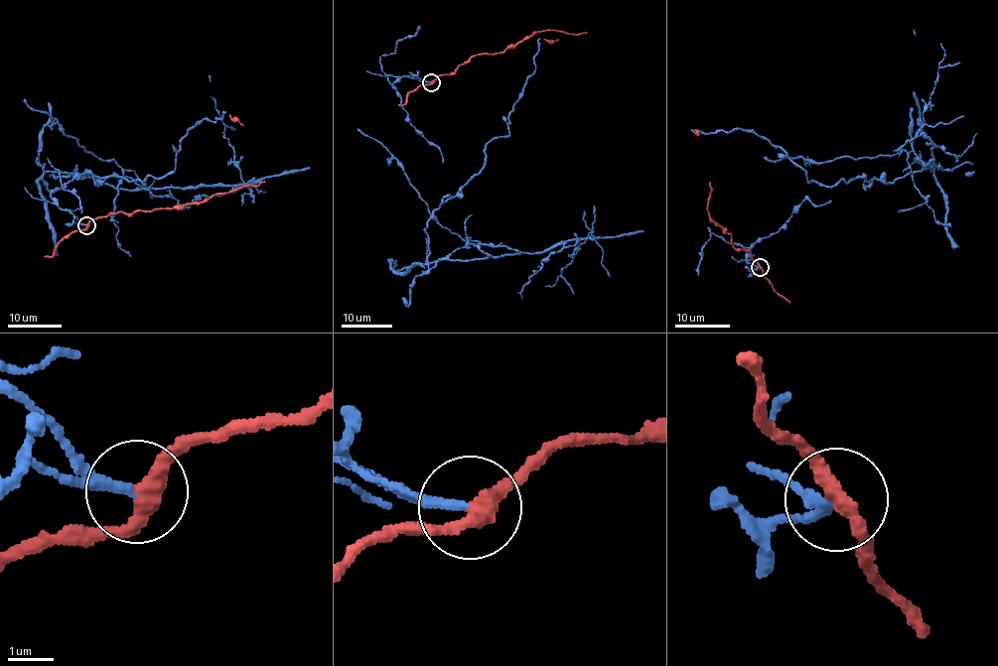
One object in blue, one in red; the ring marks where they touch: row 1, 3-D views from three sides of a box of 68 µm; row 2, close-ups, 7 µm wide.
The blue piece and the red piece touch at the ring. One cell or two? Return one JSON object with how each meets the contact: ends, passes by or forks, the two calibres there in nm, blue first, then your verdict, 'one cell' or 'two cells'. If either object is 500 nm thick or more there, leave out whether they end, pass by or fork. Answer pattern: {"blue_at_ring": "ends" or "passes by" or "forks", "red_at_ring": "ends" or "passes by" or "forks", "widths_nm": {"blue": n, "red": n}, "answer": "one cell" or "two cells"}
{"blue_at_ring": "ends", "red_at_ring": "passes by", "widths_nm": {"blue": 240, "red": 360}, "answer": "two cells"}

